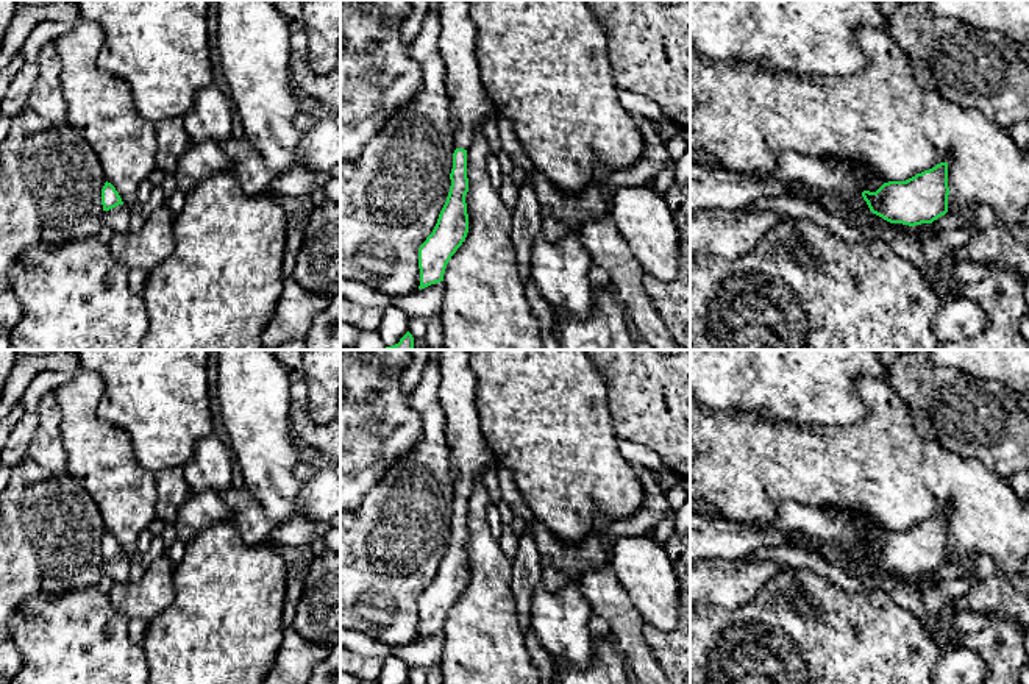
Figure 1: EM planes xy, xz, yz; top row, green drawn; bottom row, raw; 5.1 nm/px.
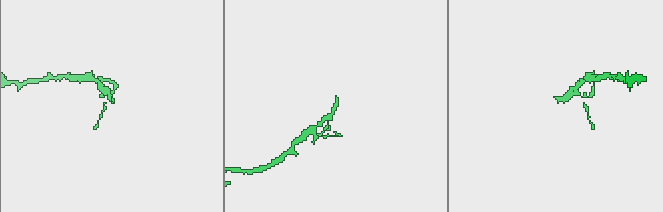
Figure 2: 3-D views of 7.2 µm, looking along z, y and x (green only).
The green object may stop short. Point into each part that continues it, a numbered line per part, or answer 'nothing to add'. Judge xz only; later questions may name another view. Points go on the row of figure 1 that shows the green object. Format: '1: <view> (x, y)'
1: xz (470, 106)

